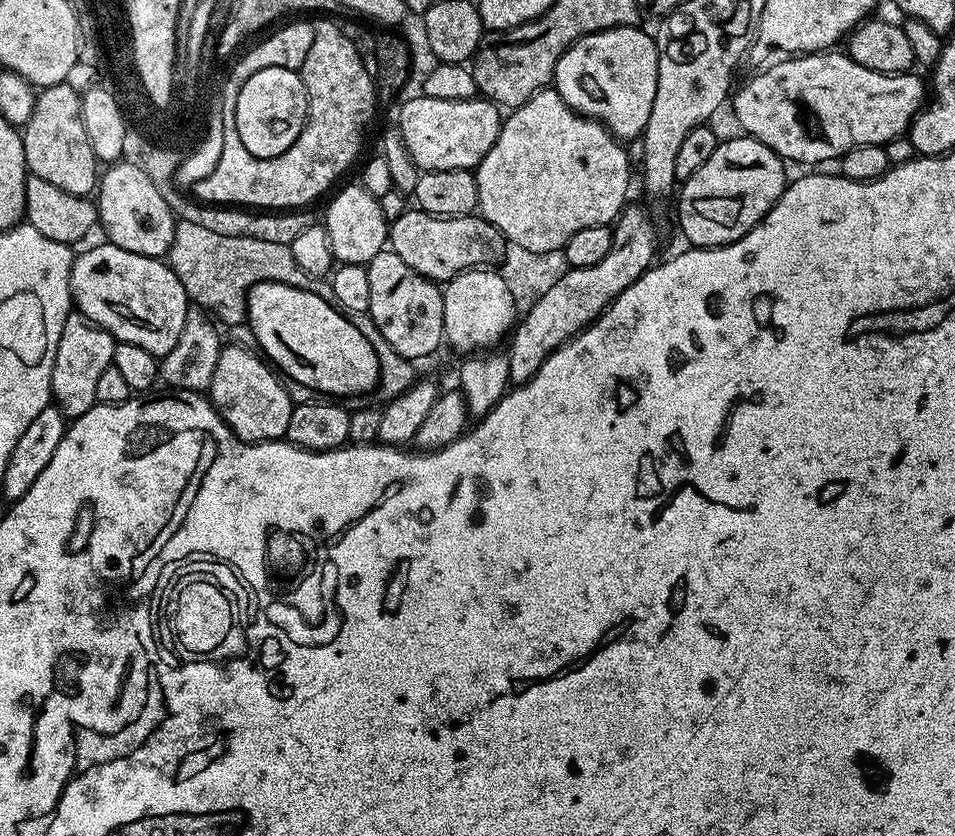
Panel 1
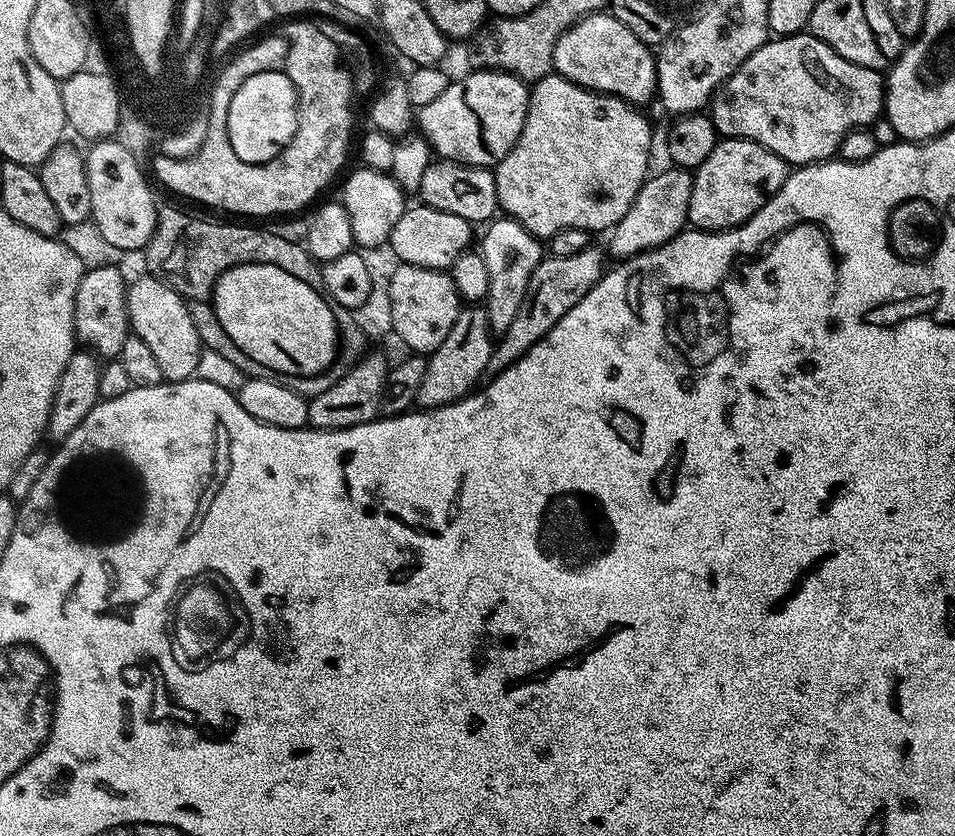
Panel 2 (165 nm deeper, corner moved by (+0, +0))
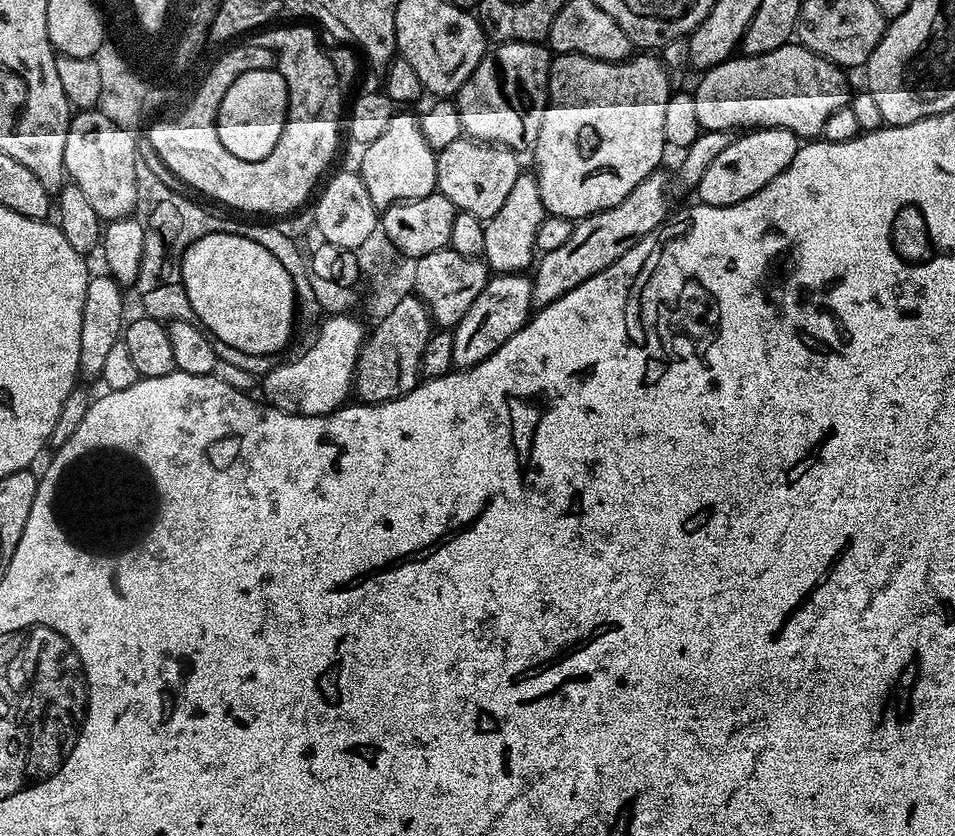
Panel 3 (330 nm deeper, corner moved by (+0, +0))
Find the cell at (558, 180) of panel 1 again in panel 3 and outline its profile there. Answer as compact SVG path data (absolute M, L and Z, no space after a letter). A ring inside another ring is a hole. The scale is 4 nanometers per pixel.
M562 52L552 56L552 65L548 71L550 103L548 109L542 114L542 130L538 130L538 138L530 149L532 160L536 163L534 175L538 182L538 194L542 194L544 211L547 215L570 218L573 222L577 222L594 215L595 212L610 210L614 206L618 206L622 202L622 198L626 198L626 194L630 194L630 190L634 190L634 186L638 186L638 182L642 182L651 172L657 171L661 167L660 159L663 158L664 152L666 153L662 122L666 115L666 102L670 95L670 87L668 88L668 76L664 73L663 66L652 56L655 55L636 54L627 60L618 61L599 60L573 52Z

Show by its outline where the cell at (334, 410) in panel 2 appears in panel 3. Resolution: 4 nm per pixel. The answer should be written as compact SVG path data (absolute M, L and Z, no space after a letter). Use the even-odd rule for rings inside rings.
M416 294L399 299L394 310L391 310L390 314L379 317L375 323L376 329L373 332L371 329L367 333L365 342L360 347L360 354L356 363L356 375L352 377L355 399L362 404L390 402L394 398L404 396L411 388L416 387L421 379L420 359L426 350L426 342L430 342L434 331L432 315L427 305Z

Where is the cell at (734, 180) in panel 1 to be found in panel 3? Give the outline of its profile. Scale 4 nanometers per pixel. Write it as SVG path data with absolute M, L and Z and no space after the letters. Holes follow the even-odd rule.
M758 128L737 135L736 140L730 142L730 146L726 146L726 150L722 150L714 162L710 162L706 174L702 174L694 189L695 199L710 206L734 206L758 194L758 190L778 178L778 174L782 174L782 170L794 162L794 154L798 154L801 143L801 137L785 128Z

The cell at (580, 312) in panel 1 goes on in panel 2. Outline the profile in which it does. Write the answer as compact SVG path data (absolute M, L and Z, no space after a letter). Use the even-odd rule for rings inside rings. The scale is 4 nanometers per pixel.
M668 166L665 172L653 171L638 190L630 210L610 230L606 252L609 257L616 256L617 261L627 260L640 252L651 248L661 248L666 242L685 231L690 210L690 190L693 173L687 168Z

